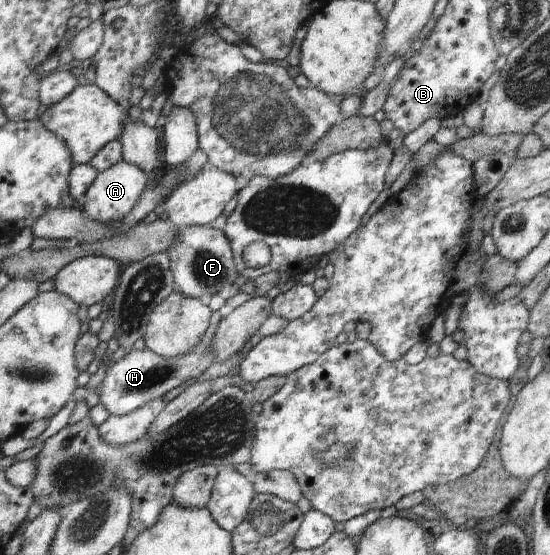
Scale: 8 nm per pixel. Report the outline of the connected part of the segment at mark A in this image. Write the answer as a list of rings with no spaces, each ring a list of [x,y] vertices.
[[[122,160],[110,169],[98,174],[96,181],[84,196],[86,200],[82,205],[82,209],[96,221],[105,224],[114,223],[116,220],[126,218],[135,209],[140,196],[147,189],[146,185],[148,185],[147,172],[136,164]]]

